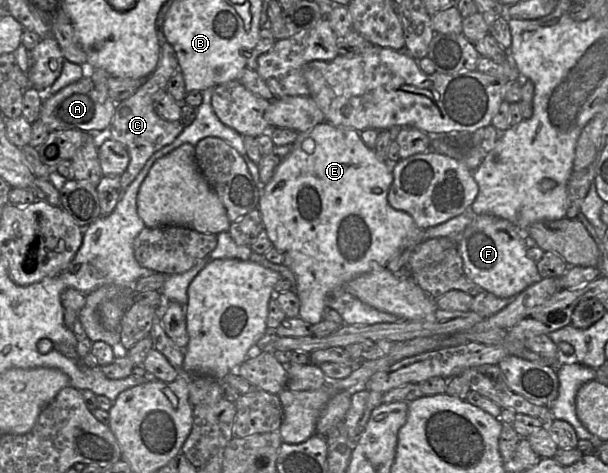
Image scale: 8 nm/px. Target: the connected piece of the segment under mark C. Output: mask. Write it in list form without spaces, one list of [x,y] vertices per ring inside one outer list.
[[[169,43],[160,46],[160,59],[154,72],[145,83],[129,98],[119,102],[106,132],[107,136],[123,144],[129,153],[130,162],[126,171],[120,176],[124,191],[137,177],[149,158],[164,146],[171,144],[184,130],[182,121],[166,121],[160,117],[154,108],[154,95],[160,90],[166,90],[170,78],[179,70],[175,52]]]

